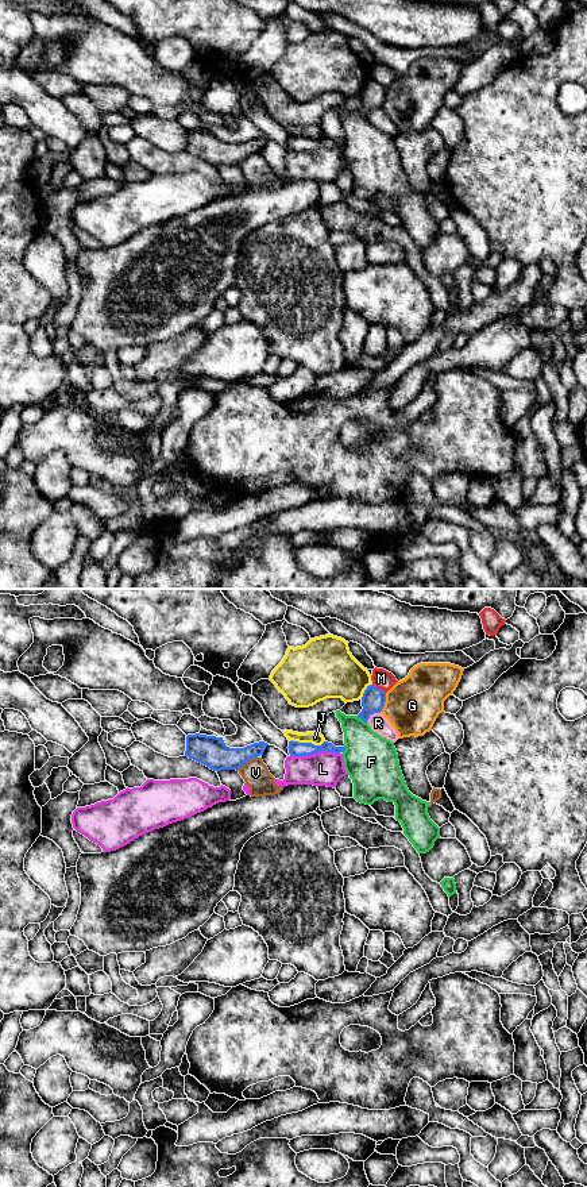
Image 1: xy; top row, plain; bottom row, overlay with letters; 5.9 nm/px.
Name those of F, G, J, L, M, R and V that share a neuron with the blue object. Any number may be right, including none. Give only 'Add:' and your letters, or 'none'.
Add: none

